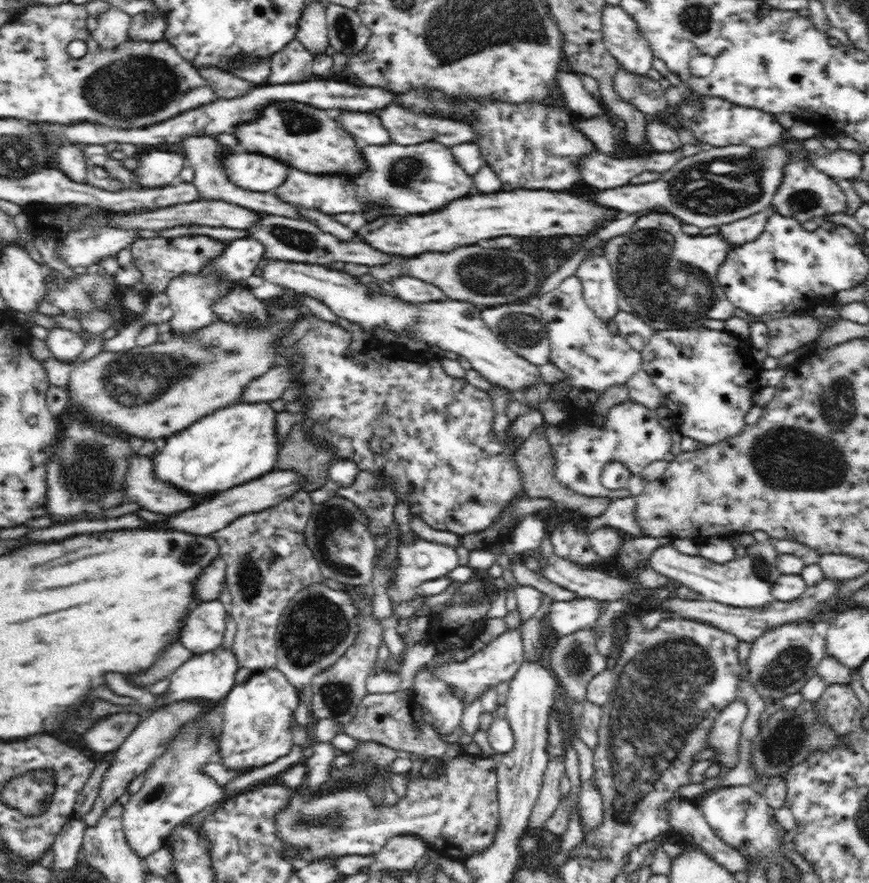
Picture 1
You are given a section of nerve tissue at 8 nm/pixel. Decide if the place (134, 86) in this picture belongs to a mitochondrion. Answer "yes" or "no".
yes

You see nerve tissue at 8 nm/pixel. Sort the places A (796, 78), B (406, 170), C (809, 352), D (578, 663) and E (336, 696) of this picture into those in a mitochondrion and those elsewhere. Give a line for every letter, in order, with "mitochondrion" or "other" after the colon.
A: other
B: mitochondrion
C: other
D: mitochondrion
E: mitochondrion

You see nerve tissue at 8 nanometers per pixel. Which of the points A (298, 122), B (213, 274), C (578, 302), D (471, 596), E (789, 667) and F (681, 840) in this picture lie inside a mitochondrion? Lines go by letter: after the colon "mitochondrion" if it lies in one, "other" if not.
A: mitochondrion
B: mitochondrion
C: other
D: mitochondrion
E: mitochondrion
F: other

